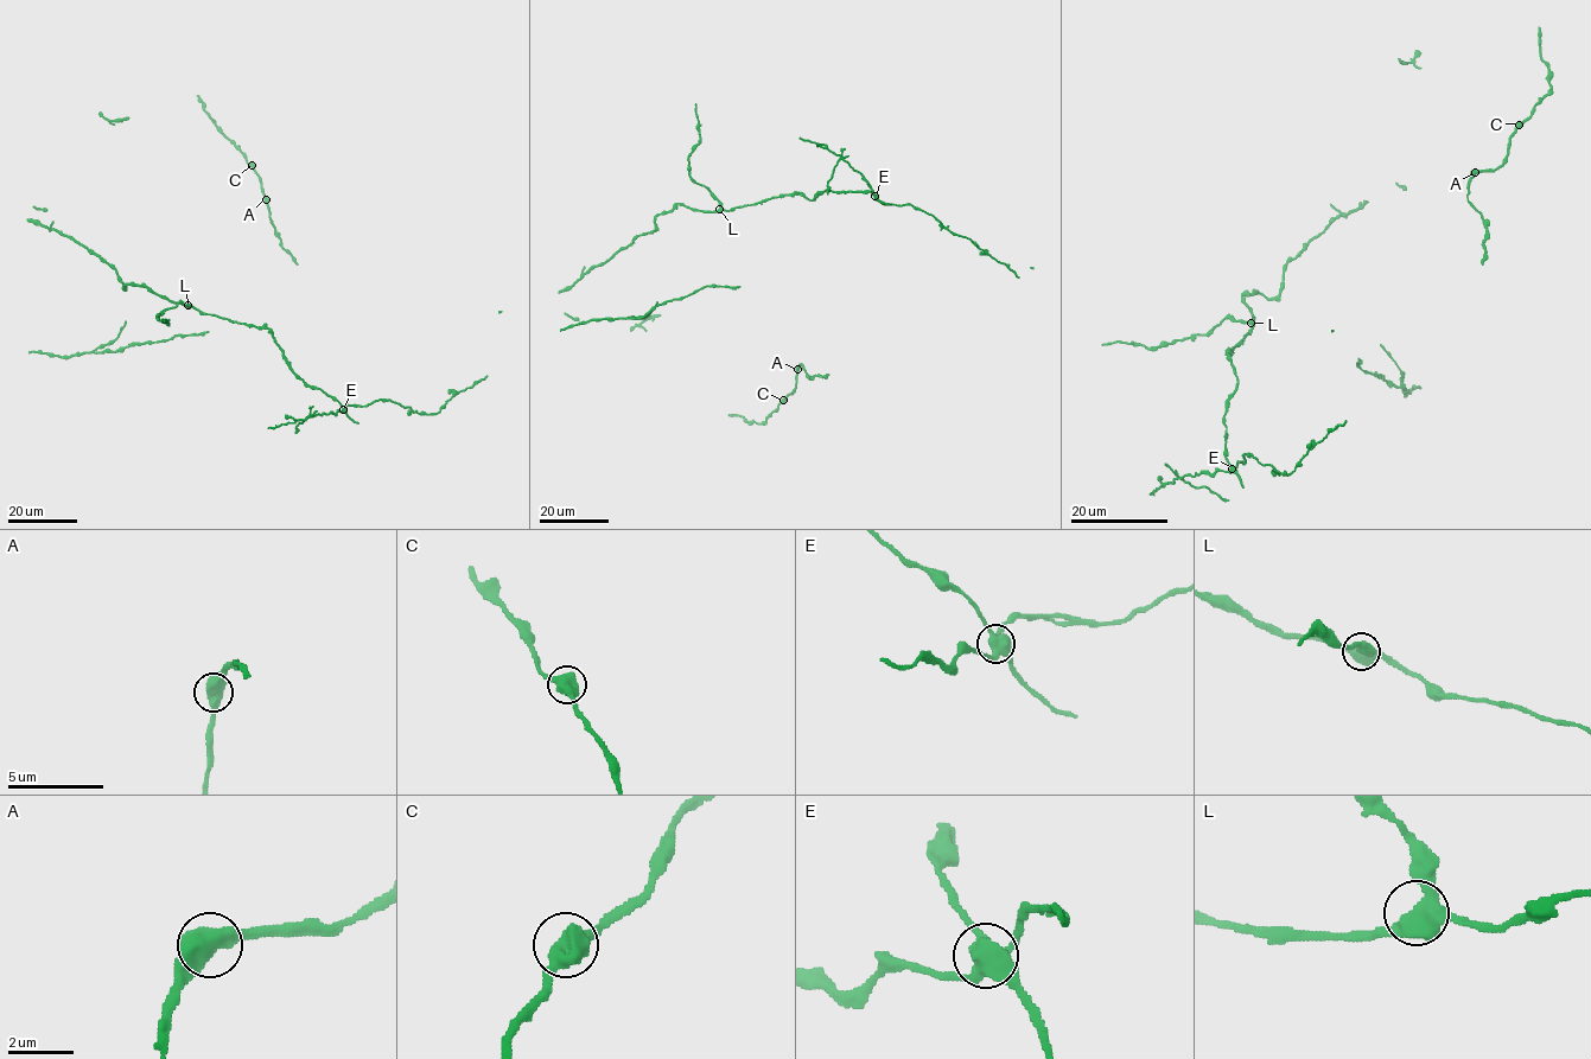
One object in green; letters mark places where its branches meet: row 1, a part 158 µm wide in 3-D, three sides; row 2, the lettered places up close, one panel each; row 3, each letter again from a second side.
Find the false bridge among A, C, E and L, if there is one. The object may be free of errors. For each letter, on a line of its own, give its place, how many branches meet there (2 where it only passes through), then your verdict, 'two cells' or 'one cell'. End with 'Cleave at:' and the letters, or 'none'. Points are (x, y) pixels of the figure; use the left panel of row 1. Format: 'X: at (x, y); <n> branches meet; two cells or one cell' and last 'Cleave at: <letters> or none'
A: at (266, 199); 2 branches meet; one cell
C: at (252, 165); 2 branches meet; one cell
E: at (343, 409); 4 branches meet; two cells
L: at (188, 305); 4 branches meet; one cell
Cleave at: E

